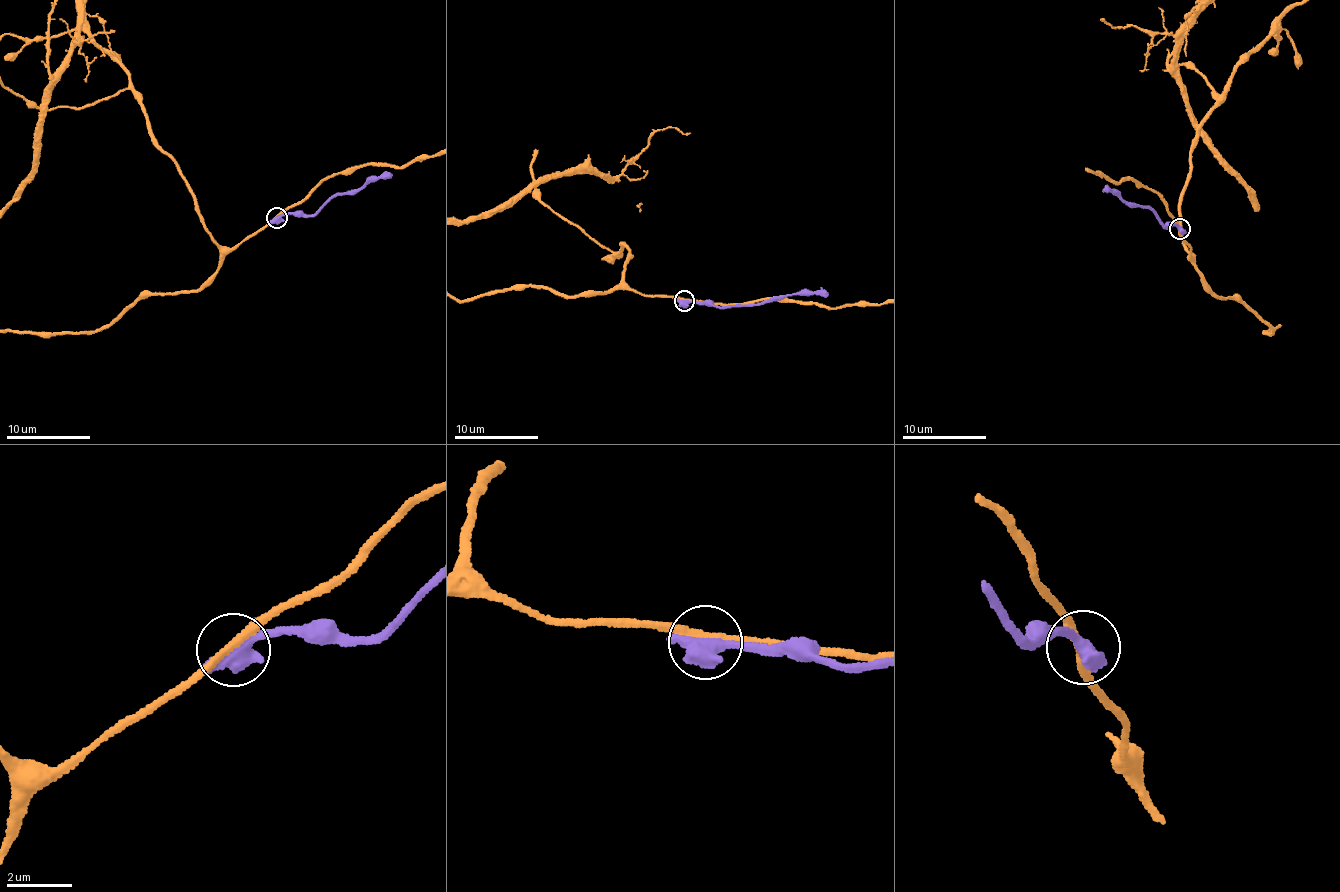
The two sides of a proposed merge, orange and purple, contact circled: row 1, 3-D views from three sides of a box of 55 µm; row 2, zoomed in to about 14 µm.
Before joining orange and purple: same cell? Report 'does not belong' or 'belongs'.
does not belong

